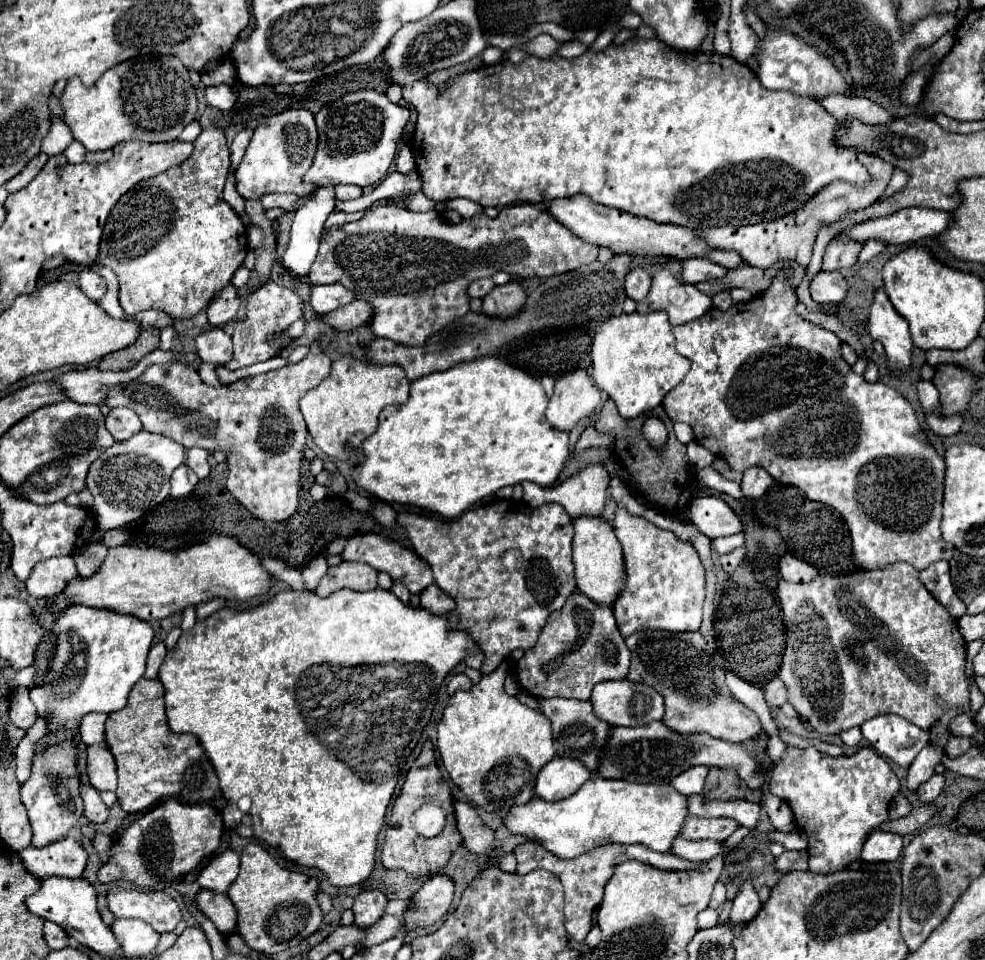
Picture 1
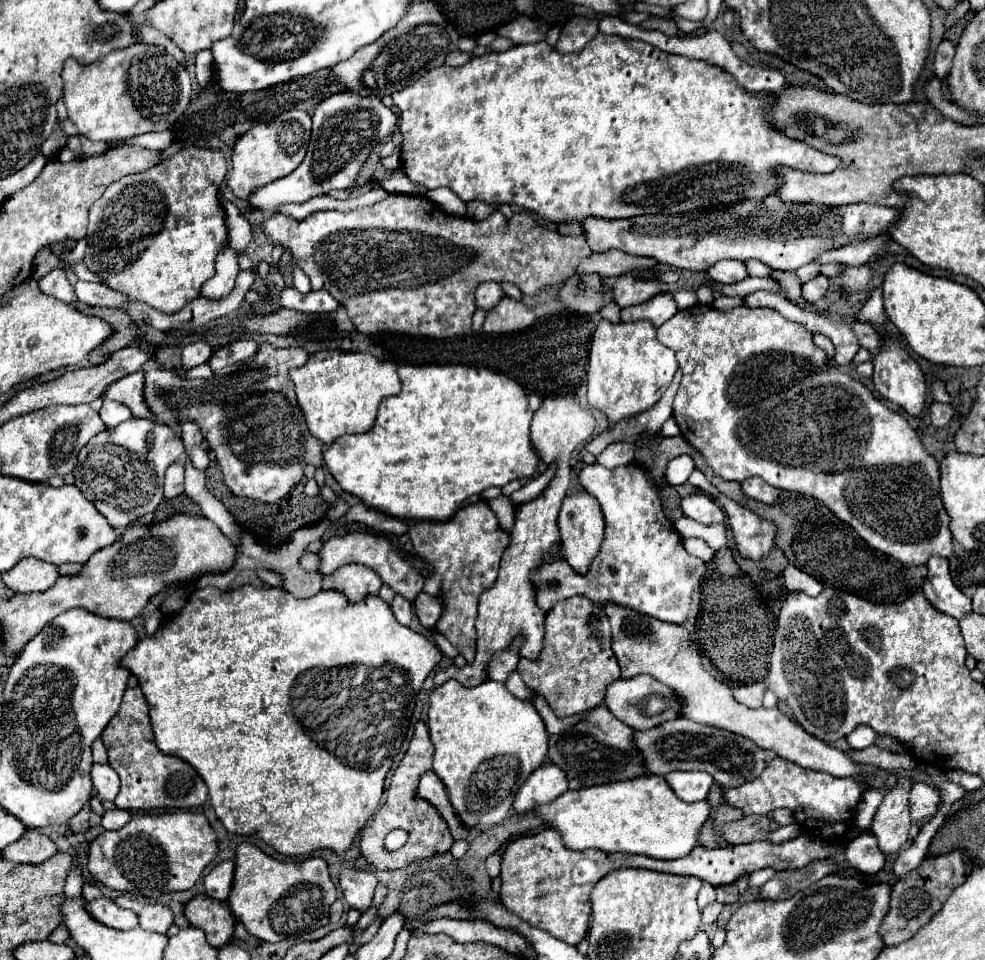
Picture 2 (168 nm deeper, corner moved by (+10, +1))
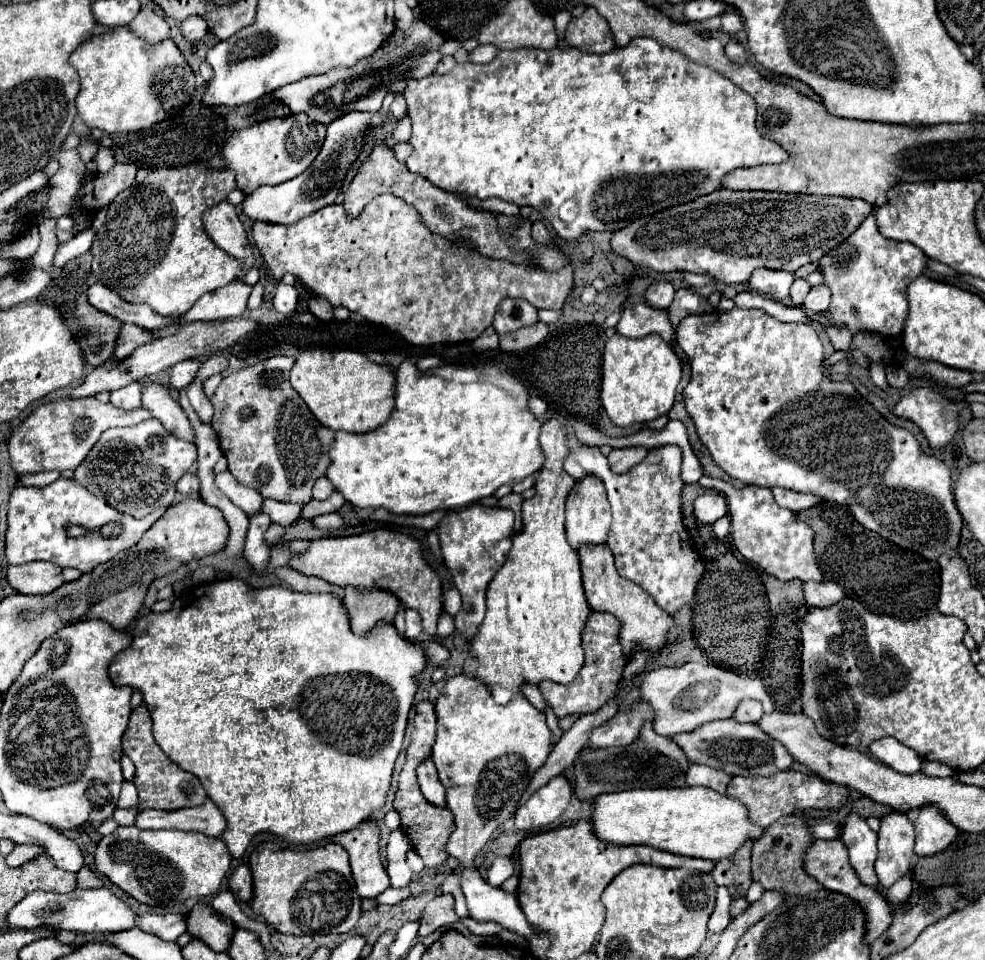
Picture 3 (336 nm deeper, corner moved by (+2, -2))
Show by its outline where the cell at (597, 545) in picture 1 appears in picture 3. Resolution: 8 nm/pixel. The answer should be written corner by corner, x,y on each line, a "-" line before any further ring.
585,476
575,484
575,488
567,496
565,504
565,530
567,530
567,540
569,544
579,550
581,546
593,544
601,546
607,542
607,532
611,526
611,506
607,502
607,492
601,480
593,476

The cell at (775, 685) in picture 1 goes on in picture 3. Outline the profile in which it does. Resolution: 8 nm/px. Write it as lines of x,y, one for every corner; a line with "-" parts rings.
747,698
747,700
739,702
733,716
735,716
737,722
757,722
763,716
763,706
761,706
759,700

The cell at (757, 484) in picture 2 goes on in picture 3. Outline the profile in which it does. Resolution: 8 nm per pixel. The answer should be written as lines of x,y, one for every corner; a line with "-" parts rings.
771,488
771,494
775,498
775,502
781,506
781,508
787,508
787,510
793,510
793,512
799,512
799,510
807,510
815,504
819,504
821,500
817,500
817,496
813,494
801,494
801,492
793,492
793,490
785,490
785,488

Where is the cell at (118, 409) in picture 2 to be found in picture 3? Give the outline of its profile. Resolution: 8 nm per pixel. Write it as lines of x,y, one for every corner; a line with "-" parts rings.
129,384
117,392
111,392
111,404
121,408
121,410
137,410
141,406
141,392
139,384

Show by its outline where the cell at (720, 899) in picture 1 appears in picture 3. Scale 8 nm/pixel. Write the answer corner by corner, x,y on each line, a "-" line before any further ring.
717,888
717,900
715,900
715,910
709,916
709,930
711,932
721,932
727,928
727,924
731,922
729,916
729,904
731,904
731,896
727,892
727,888

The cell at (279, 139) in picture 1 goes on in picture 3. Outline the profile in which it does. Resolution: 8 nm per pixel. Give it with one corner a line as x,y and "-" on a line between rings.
291,114
289,118
271,118
251,128
235,132
225,144
227,168
237,174
237,188
251,194
259,186
275,186
305,172
325,140
325,126
311,120
307,114

